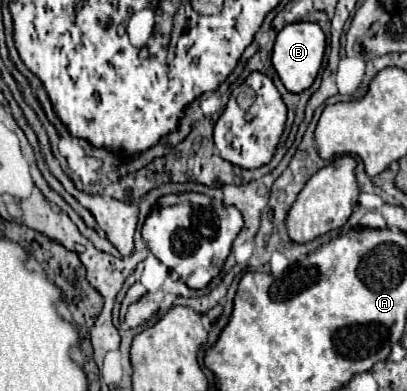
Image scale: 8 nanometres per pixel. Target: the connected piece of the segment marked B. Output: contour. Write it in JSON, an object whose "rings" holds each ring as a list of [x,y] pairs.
{"rings":[[[291,23],[277,33],[273,49],[273,67],[291,93],[303,93],[309,89],[321,69],[325,55],[325,33],[317,23]]]}

